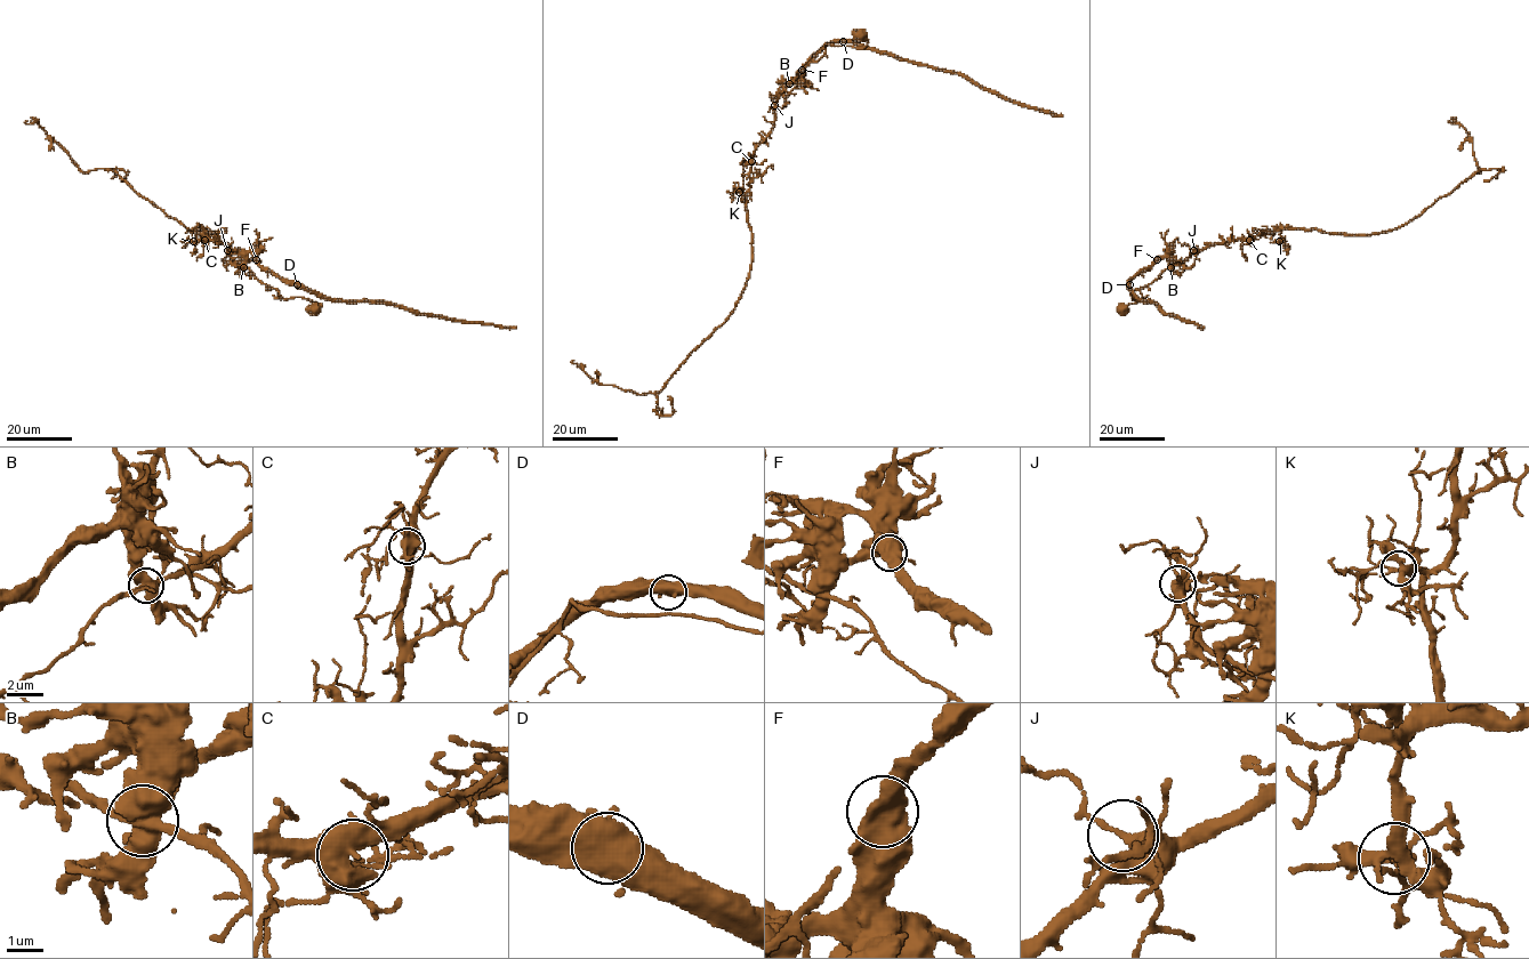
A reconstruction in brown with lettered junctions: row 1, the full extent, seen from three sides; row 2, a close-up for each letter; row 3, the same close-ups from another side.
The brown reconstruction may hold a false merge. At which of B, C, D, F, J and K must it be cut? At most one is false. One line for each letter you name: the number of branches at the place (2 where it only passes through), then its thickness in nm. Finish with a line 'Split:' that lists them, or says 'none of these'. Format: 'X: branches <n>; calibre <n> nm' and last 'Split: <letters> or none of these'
B: branches 4; calibre 600 nm
Split: B

